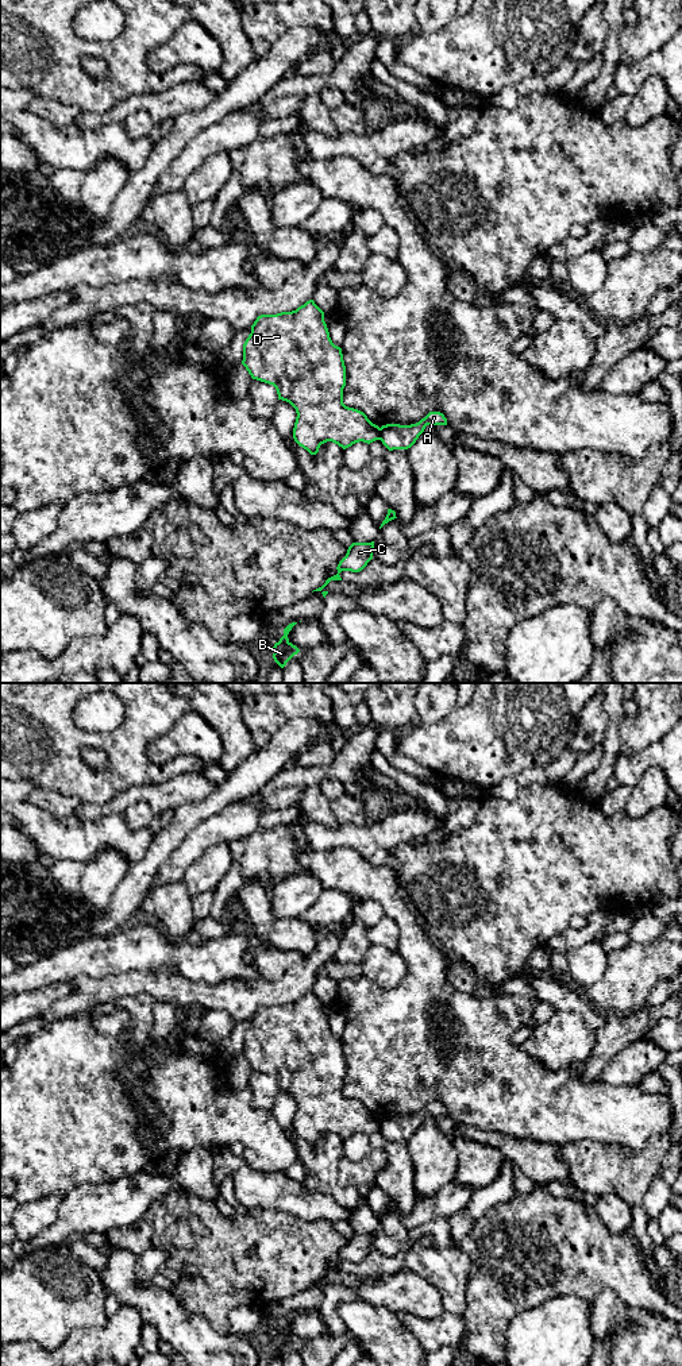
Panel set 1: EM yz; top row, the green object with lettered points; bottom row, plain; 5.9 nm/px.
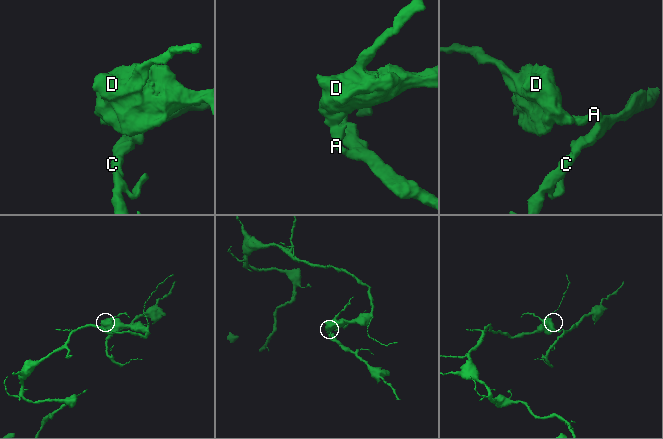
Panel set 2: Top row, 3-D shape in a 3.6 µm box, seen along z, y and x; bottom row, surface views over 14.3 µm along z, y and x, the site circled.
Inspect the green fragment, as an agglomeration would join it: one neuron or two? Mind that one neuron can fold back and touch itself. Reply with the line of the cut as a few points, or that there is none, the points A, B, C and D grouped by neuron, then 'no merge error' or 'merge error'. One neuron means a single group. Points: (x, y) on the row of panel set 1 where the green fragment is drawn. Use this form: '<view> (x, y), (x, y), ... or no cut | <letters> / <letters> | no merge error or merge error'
yz (378, 428), (380, 439) | A B C / D | merge error

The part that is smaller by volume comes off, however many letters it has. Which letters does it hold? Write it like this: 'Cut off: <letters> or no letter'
Cut off: A, B, C

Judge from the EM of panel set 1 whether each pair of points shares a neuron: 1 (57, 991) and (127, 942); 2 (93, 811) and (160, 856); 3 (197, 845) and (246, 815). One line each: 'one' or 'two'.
1: two
2: two
3: one

